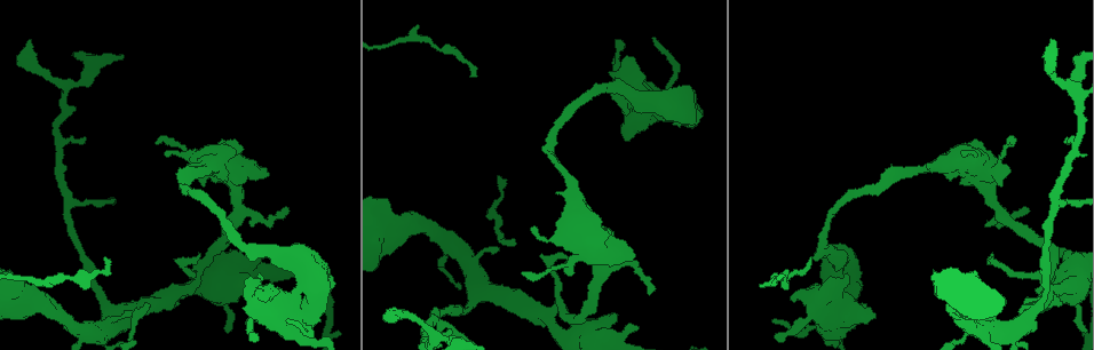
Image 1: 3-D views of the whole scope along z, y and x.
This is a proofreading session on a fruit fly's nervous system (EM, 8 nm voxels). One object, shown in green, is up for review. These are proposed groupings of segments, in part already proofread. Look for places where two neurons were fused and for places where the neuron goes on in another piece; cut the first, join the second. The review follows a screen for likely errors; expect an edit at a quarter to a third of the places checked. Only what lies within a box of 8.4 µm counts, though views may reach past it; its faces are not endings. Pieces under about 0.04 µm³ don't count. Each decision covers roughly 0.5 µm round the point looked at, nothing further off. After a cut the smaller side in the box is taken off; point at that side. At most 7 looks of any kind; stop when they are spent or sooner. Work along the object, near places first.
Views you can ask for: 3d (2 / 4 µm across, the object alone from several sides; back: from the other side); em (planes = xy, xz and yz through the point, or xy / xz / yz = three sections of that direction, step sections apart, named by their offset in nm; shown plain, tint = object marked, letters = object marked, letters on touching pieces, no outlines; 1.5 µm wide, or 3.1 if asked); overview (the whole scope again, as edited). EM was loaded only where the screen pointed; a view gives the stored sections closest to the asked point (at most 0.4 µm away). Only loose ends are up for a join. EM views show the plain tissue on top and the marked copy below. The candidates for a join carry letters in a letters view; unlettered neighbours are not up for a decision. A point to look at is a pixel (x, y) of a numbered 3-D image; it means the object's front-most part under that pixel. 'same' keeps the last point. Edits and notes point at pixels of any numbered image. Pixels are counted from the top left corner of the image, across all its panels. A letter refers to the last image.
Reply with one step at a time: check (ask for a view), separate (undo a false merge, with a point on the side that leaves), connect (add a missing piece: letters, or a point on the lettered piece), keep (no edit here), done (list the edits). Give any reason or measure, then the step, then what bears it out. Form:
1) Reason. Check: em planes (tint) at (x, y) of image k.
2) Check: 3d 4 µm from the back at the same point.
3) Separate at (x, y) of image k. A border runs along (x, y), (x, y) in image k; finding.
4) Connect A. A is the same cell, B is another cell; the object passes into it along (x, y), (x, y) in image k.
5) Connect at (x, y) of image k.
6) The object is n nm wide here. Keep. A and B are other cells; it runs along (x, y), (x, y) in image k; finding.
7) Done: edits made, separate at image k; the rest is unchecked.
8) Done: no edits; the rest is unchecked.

An open end. Check: em yz step 8 (letters) at (962, 155) of image 1.

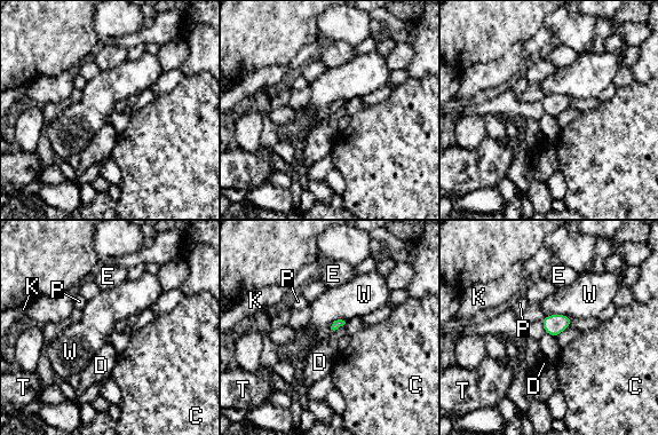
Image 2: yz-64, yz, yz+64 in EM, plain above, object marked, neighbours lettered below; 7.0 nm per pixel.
The longest contact is with W, 190 nm. Keep. C, D, E, K, P, T and W are other cells; a border runs along (343, 324), (330, 333) in image 2; none of them fits.

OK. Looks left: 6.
Check: em xy step 8 (tint) at (30, 40) of image 1.

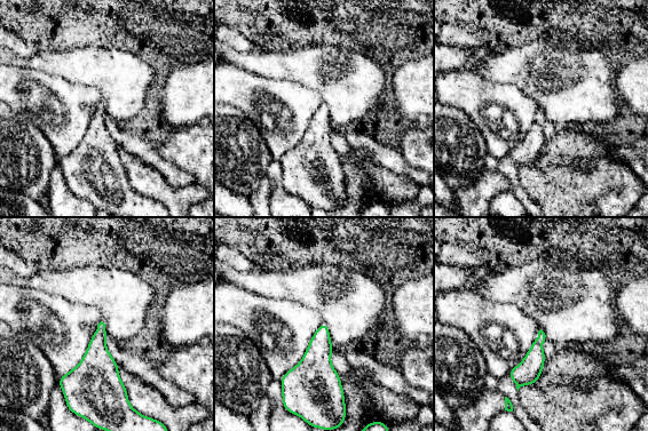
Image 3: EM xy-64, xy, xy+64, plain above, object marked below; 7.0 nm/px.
Check: em planes (tint) at the same point.

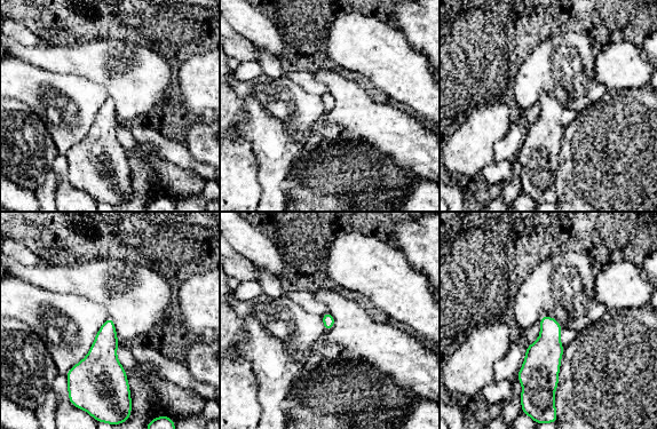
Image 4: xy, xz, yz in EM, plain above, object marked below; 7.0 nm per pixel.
See the neighbours. Check: em planes (letters) at the same point.

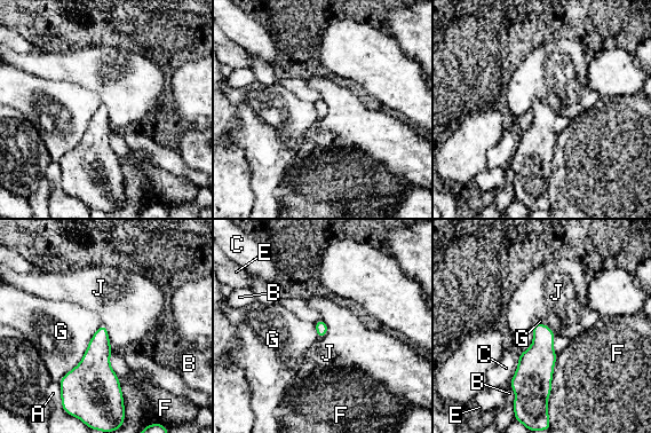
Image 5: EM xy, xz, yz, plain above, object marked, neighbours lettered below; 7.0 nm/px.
The longest contact is with G, 500 nm. Keep. A, B, C, E, F, G and J are other cells; no lettered piece goes on from it.

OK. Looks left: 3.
Free end. Check: em yz step 4 (tint) at (627, 138) of image 1.

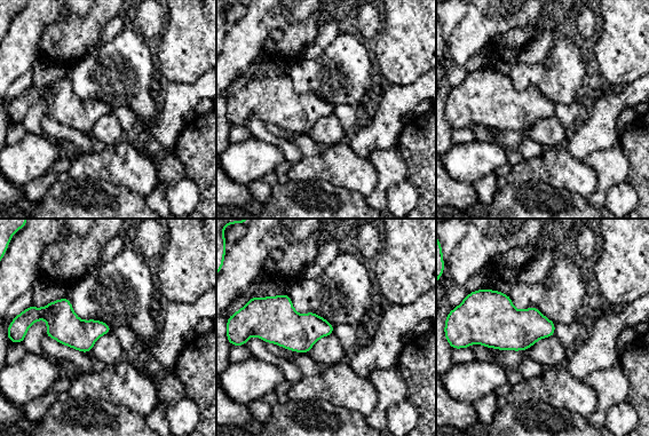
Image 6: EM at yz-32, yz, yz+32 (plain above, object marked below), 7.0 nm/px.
Check: em yz step 4 (letters) at the same point.

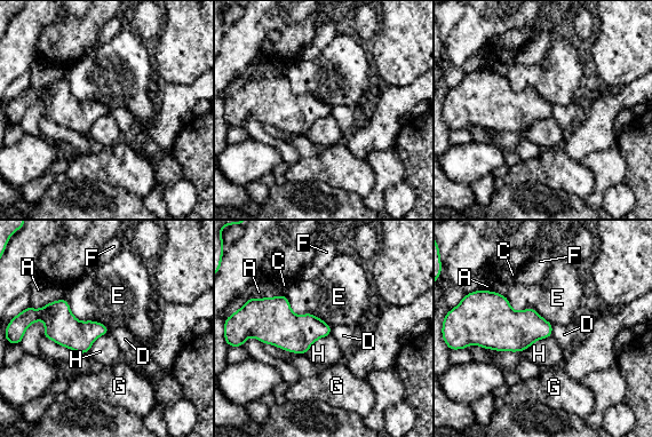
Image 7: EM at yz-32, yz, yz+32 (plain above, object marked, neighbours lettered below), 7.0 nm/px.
The longest contact is with E, 400 nm. Keep. A, C, D, E, F, G and H are other cells; a border runs along (331, 333), (320, 336), (304, 354) in image 7; none of them fits.

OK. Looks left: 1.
Done: no edits; the rest is unchecked.

